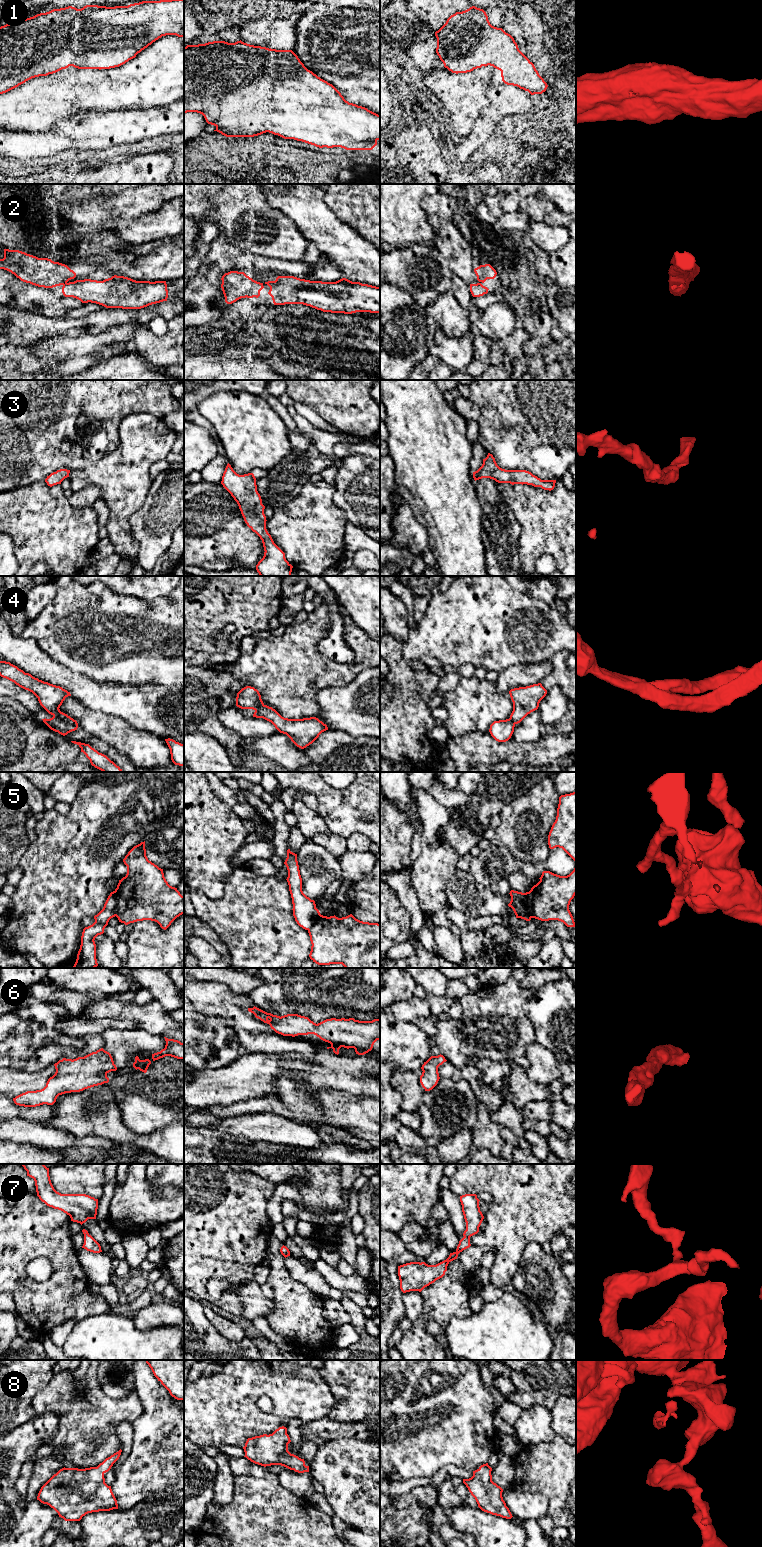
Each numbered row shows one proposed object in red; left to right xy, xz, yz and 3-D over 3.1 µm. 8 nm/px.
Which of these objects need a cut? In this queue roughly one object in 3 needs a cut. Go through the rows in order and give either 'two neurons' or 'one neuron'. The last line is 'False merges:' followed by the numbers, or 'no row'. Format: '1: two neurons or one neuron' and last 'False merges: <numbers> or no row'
1: one neuron
2: one neuron
3: one neuron
4: two neurons
5: two neurons
6: one neuron
7: one neuron
8: one neuron
False merges: 4, 5

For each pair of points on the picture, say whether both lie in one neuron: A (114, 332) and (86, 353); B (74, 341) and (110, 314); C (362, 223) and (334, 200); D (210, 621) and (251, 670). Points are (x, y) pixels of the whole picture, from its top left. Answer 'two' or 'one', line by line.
A: one
B: two
C: one
D: two

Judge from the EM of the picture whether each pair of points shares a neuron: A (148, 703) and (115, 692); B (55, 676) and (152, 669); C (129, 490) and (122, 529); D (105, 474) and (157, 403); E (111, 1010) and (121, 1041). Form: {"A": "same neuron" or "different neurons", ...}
{"A": "same neuron", "B": "different neurons", "C": "same neuron", "D": "different neurons", "E": "different neurons"}

